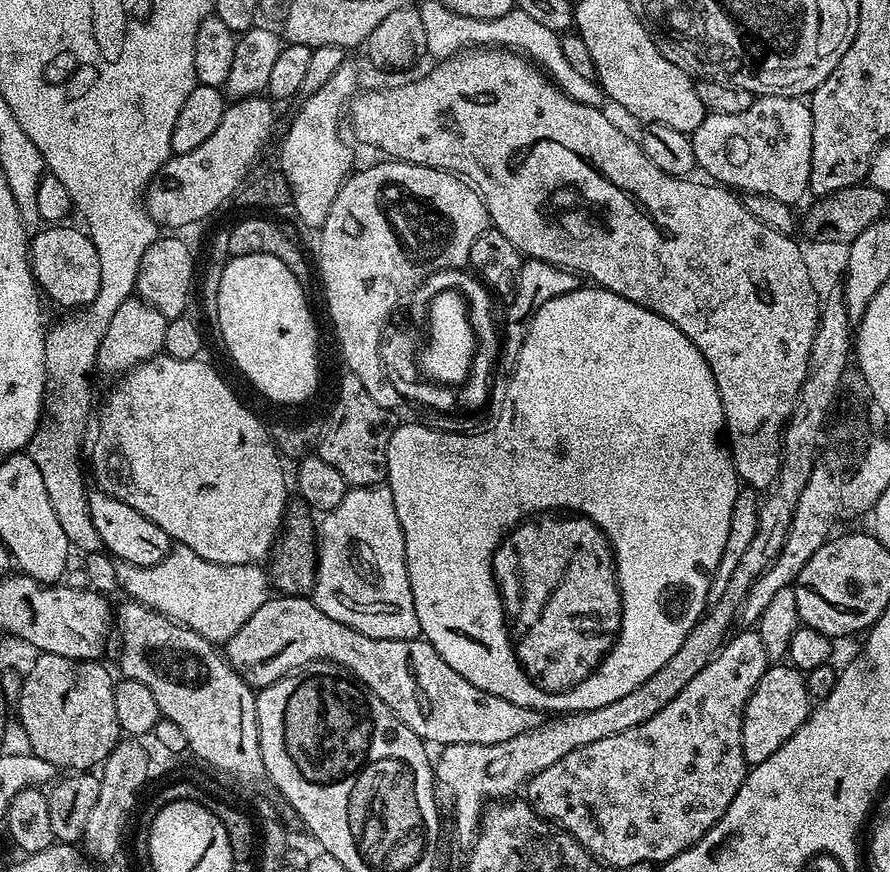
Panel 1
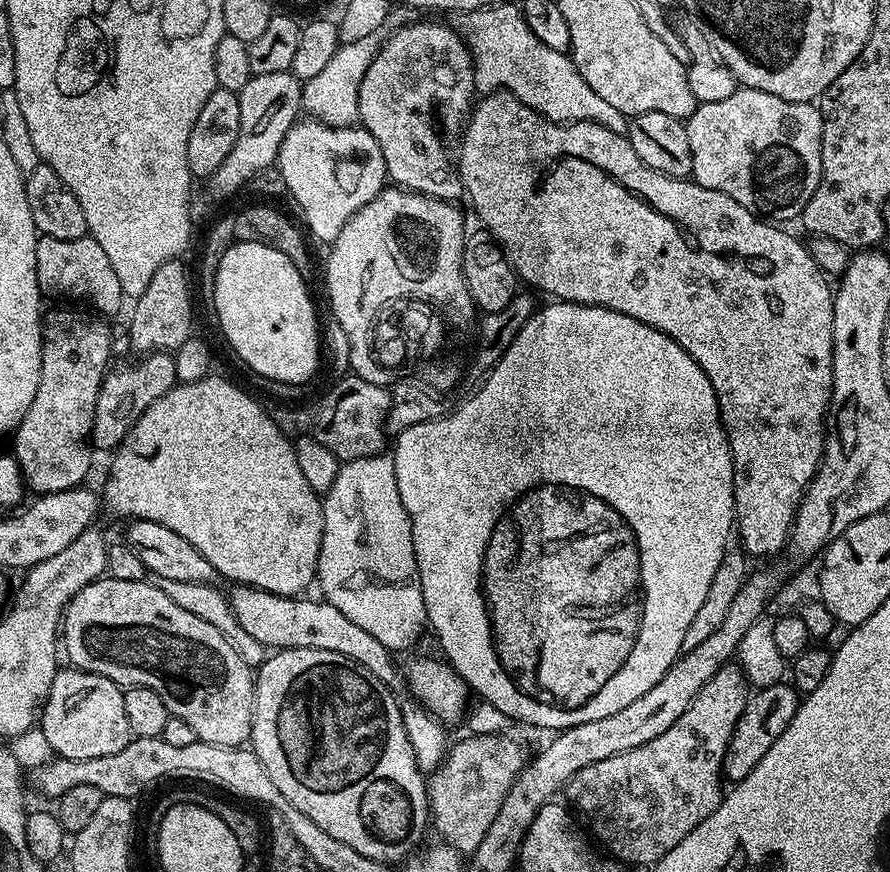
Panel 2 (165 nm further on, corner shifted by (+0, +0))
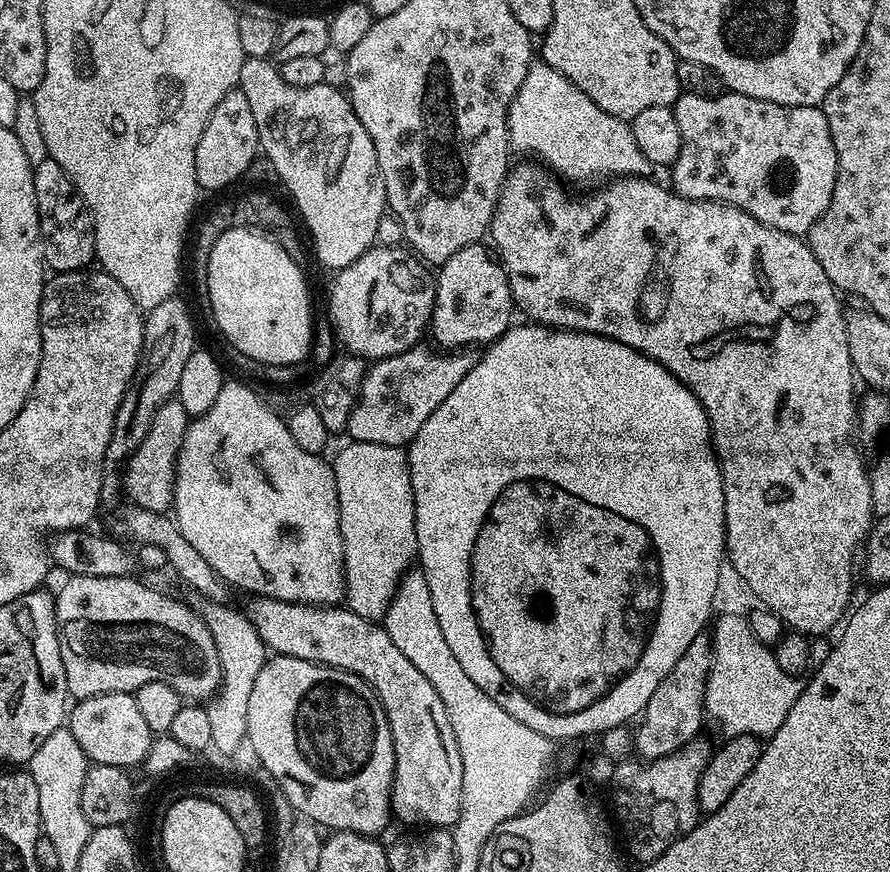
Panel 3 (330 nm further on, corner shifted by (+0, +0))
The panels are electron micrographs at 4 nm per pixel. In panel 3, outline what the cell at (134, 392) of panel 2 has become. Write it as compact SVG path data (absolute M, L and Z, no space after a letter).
M173 398L158 406L158 414L154 414L154 422L150 422L150 430L146 430L146 438L142 438L138 450L134 450L122 468L122 490L126 496L128 494L133 505L162 513L172 508L172 495L176 486L176 455L180 453L189 423L189 414L180 400Z

